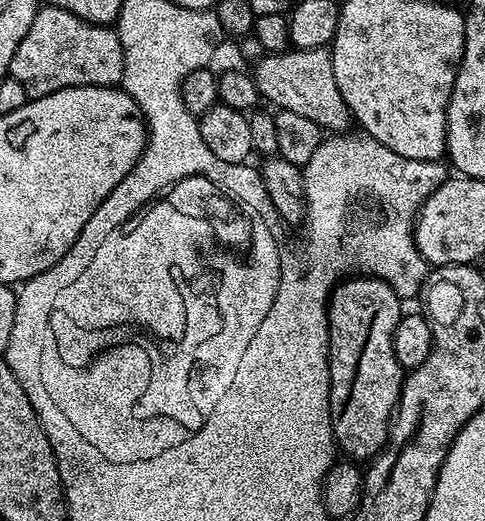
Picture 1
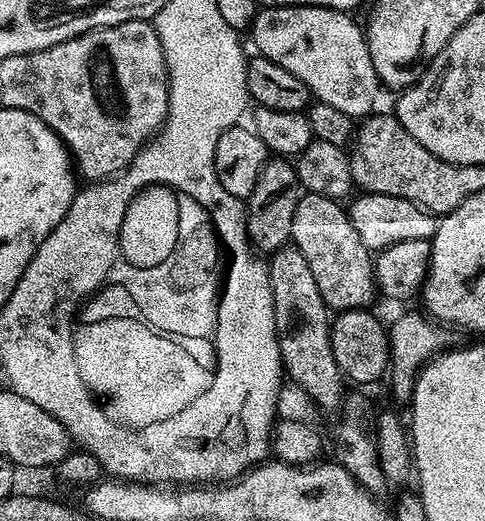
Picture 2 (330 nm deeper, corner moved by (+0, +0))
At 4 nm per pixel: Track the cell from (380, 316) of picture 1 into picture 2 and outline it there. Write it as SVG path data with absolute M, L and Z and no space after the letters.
M313 192L303 193L294 212L291 228L291 241L302 254L314 273L314 282L318 282L318 294L322 294L324 305L337 313L350 312L355 308L367 309L377 299L378 283L374 256L356 230L349 211L339 201L326 198Z

